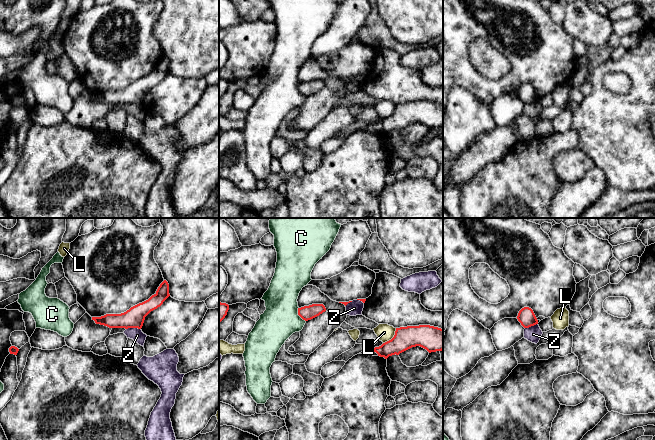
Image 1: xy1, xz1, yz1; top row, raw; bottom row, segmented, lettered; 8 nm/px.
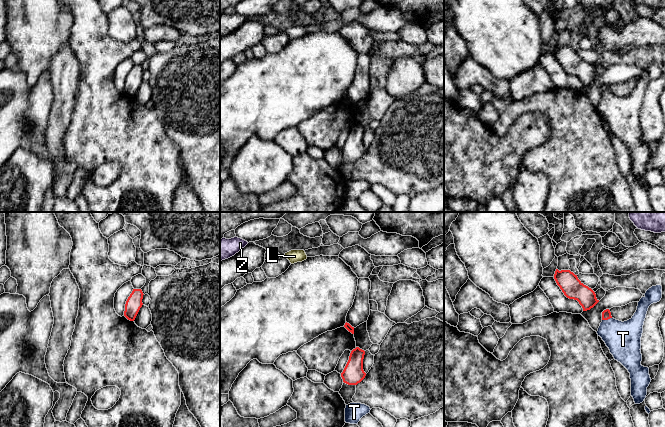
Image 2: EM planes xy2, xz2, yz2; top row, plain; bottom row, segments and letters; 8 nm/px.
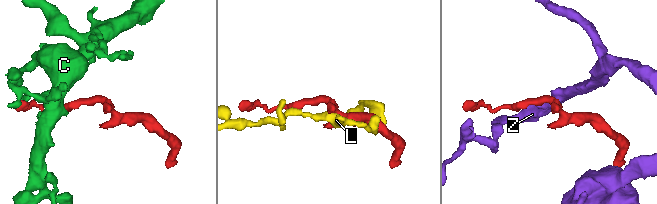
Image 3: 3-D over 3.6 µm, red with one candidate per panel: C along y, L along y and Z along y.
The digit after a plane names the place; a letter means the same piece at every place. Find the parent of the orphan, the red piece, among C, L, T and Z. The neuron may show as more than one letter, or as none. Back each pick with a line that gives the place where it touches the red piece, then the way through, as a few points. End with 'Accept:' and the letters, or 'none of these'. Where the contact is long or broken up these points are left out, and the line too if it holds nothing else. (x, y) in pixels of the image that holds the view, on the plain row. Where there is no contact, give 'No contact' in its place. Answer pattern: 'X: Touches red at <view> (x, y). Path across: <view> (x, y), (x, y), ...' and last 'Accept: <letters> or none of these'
T: Touches red at yz2 (606, 95). Path across: yz2 (606, 90), (606, 95), (608, 100), (623, 115)
Accept: T

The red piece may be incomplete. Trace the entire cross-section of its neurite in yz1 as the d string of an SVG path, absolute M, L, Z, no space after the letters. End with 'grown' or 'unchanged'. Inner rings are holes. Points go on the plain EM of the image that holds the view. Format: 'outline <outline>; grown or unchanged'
outline M529 83L522 84L518 89L517 95L524 104L529 104L538 100L538 96L533 86Z; unchanged

